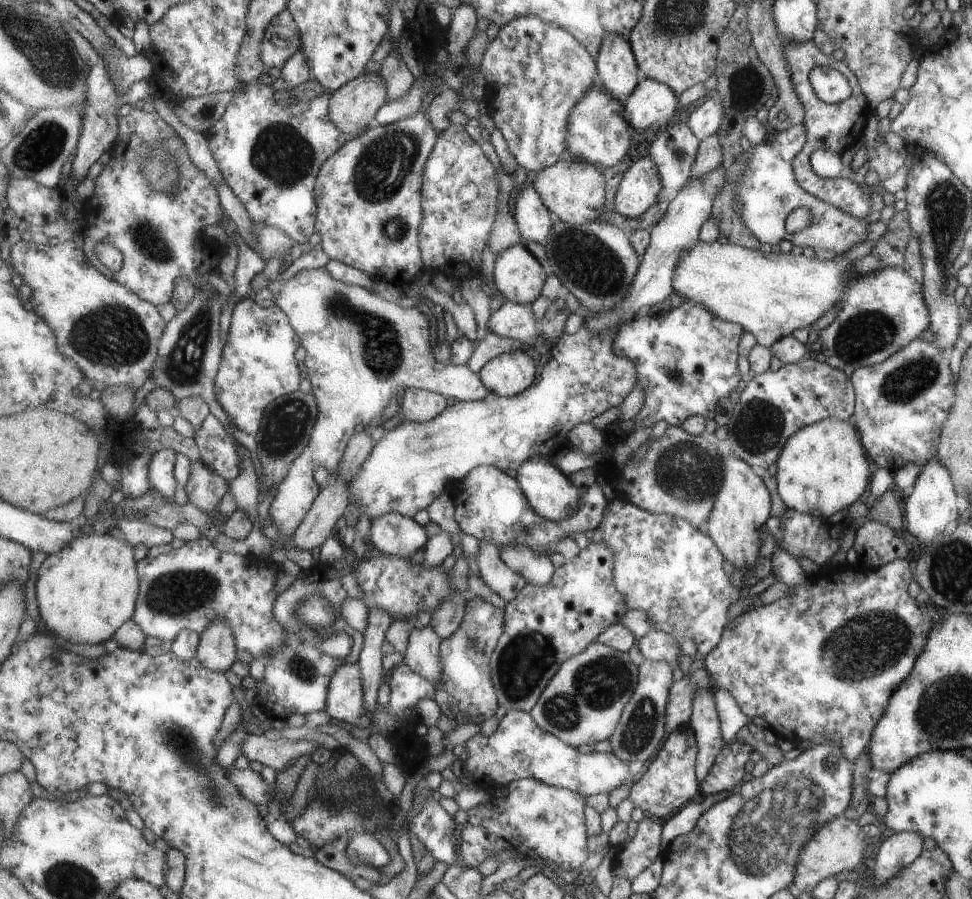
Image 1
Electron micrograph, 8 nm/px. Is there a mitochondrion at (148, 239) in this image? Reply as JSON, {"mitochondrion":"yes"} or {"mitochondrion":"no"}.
{"mitochondrion":"yes"}

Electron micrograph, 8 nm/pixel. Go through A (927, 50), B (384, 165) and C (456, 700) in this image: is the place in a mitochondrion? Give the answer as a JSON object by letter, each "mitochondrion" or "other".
{"A":"other","B":"mitochondrion","C":"other"}

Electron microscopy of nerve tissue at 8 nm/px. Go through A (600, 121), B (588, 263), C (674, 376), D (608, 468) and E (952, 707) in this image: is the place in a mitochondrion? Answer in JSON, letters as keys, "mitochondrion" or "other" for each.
{"A":"mitochondrion","B":"mitochondrion","C":"mitochondrion","D":"other","E":"mitochondrion"}

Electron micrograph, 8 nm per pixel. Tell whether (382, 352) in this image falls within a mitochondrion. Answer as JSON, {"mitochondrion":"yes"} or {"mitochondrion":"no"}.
{"mitochondrion":"yes"}

